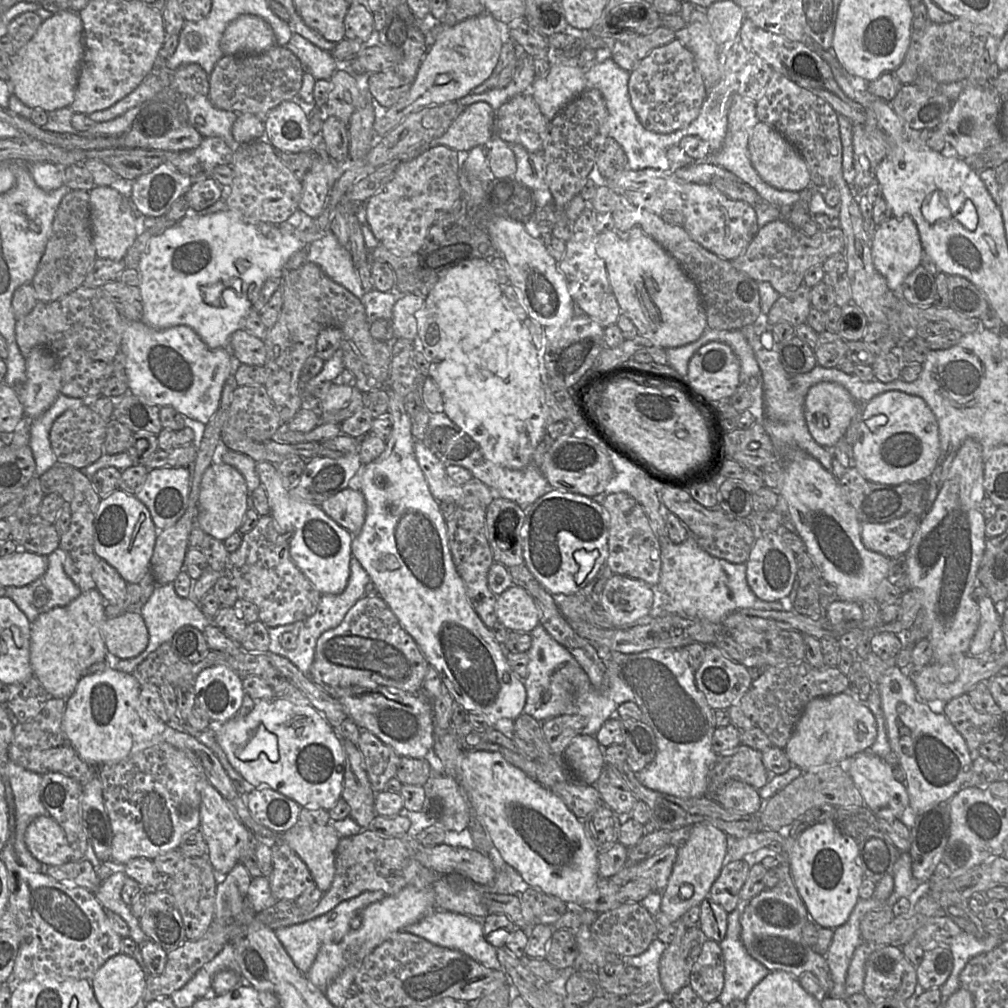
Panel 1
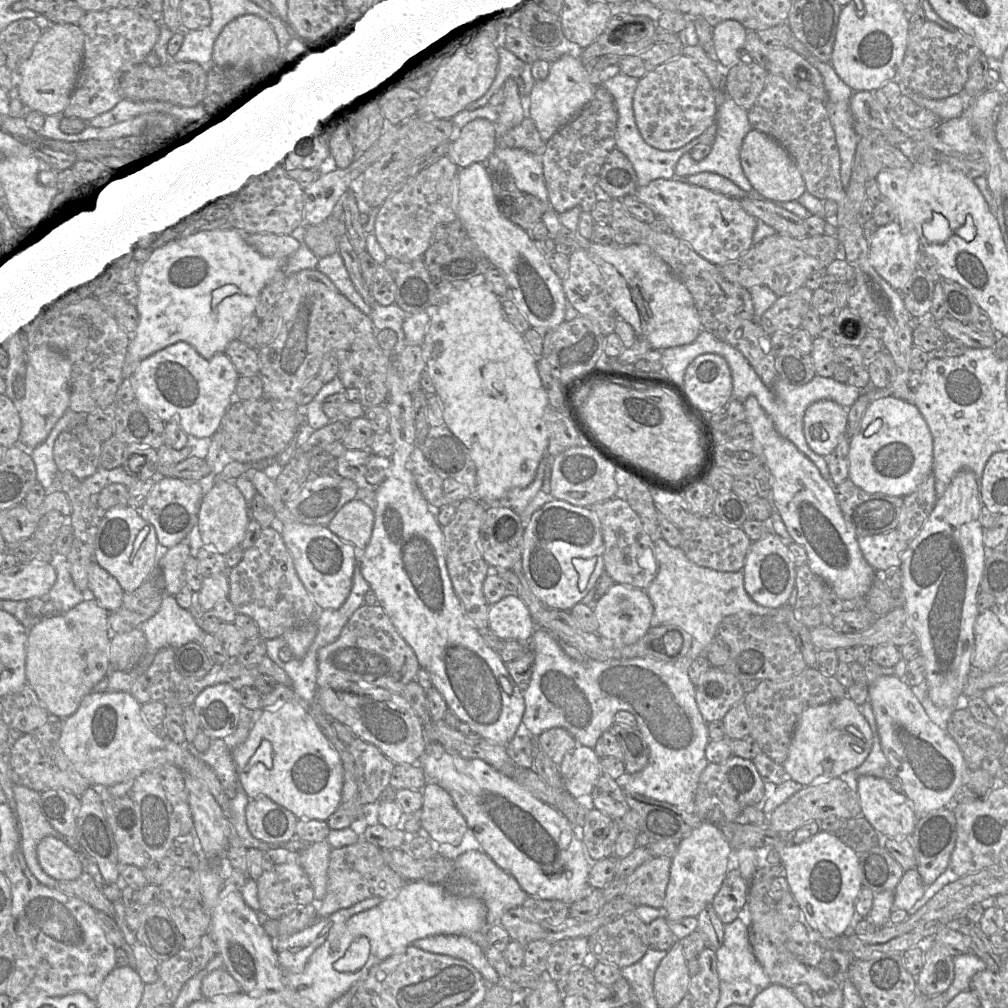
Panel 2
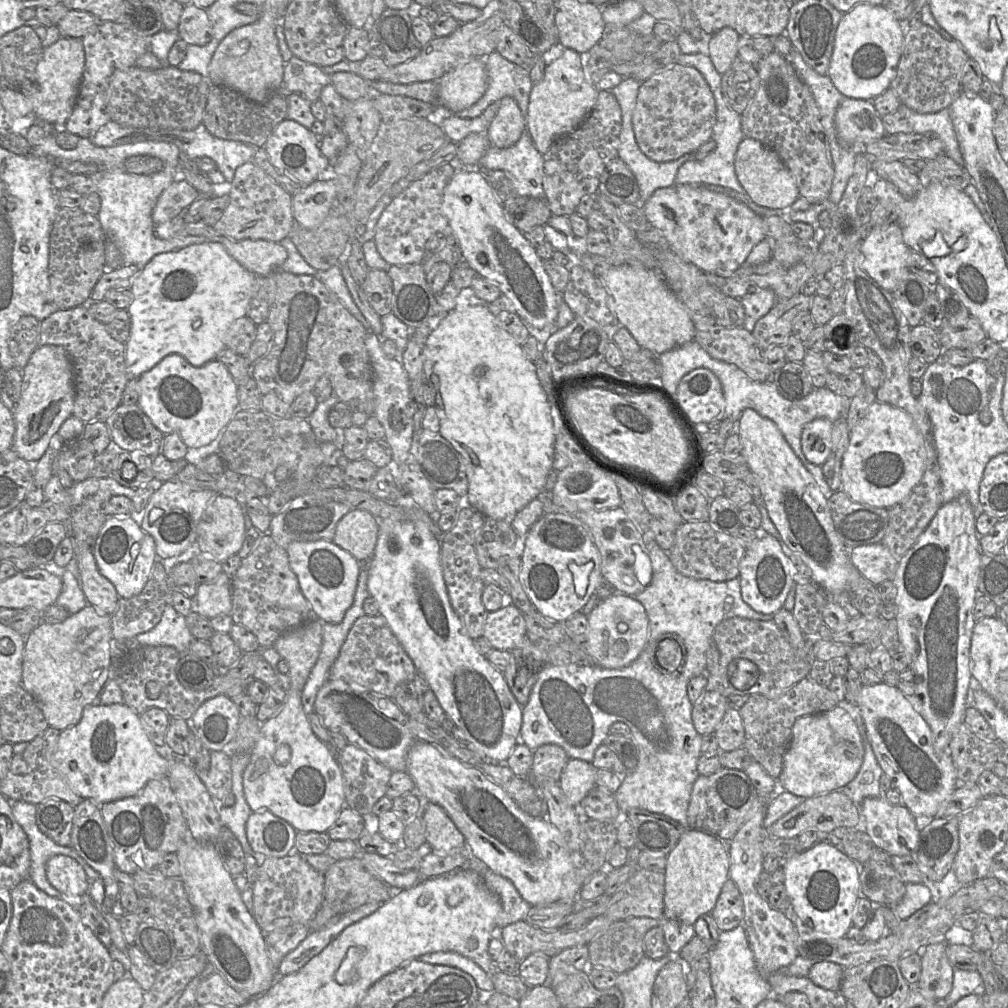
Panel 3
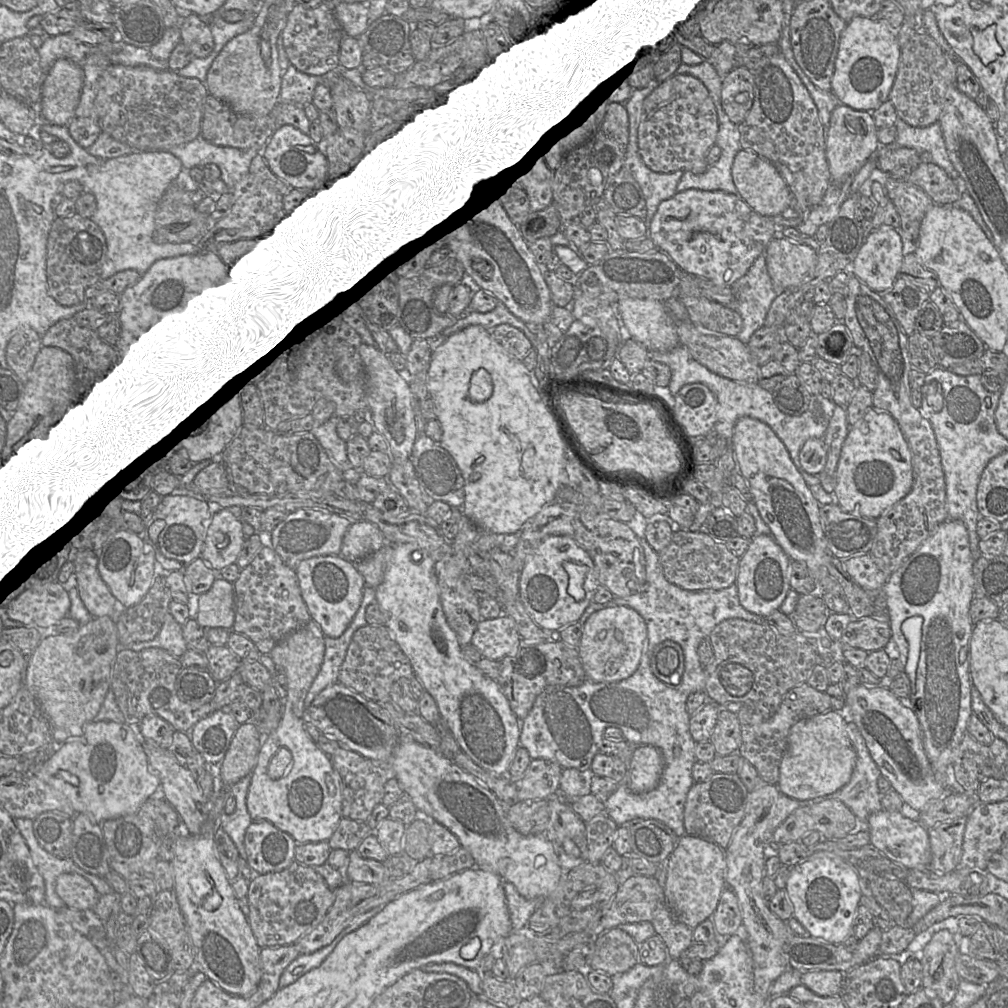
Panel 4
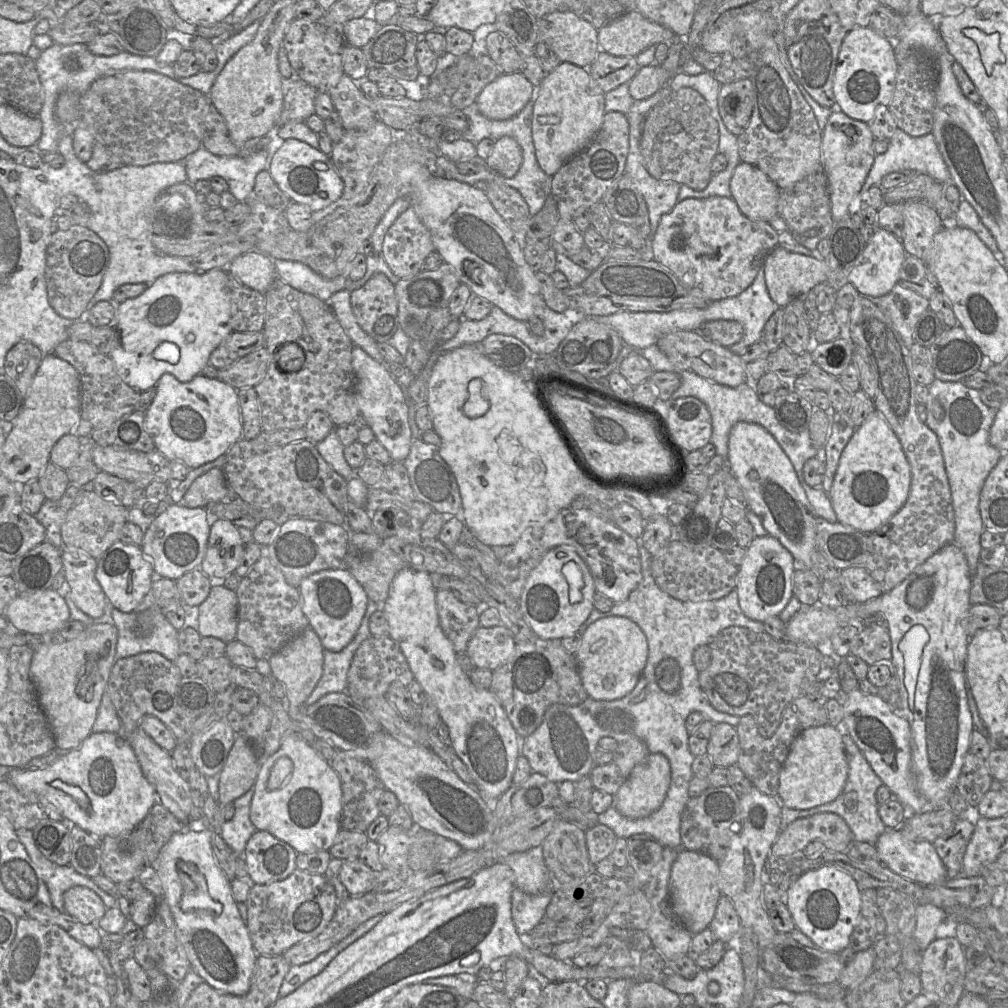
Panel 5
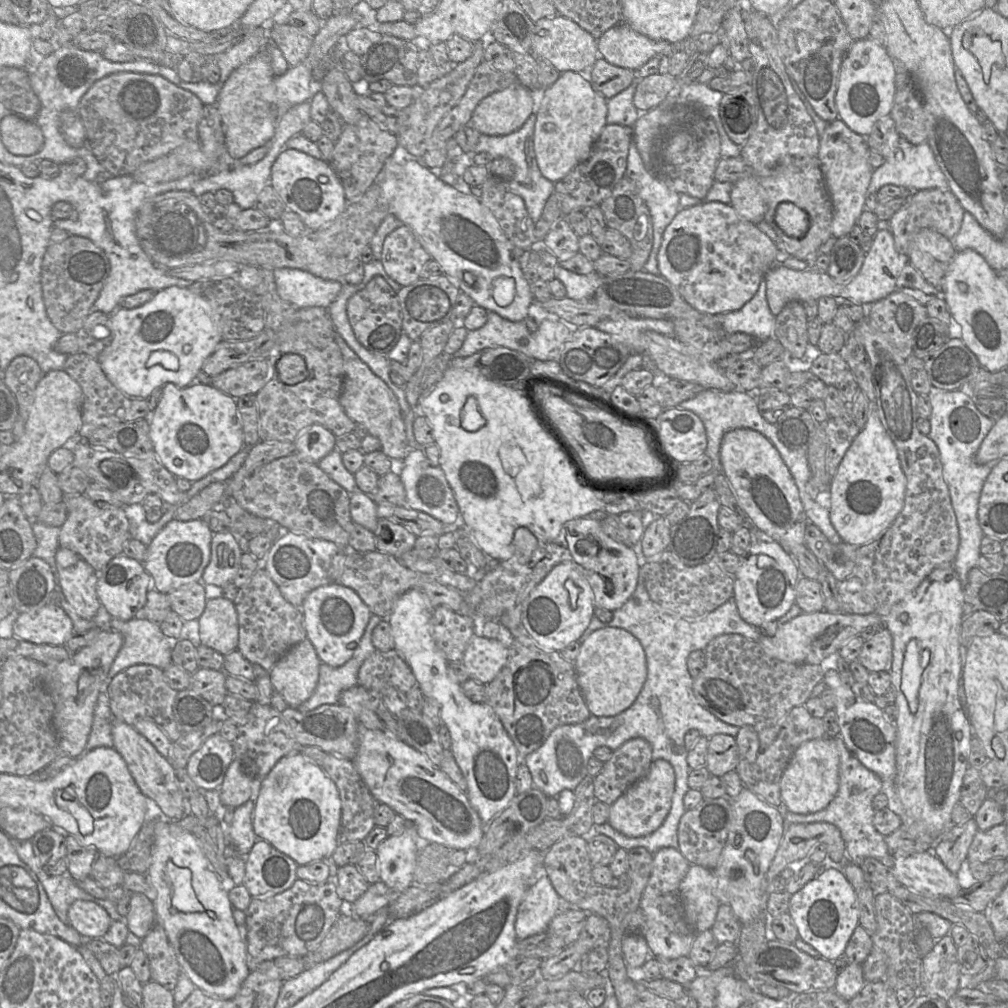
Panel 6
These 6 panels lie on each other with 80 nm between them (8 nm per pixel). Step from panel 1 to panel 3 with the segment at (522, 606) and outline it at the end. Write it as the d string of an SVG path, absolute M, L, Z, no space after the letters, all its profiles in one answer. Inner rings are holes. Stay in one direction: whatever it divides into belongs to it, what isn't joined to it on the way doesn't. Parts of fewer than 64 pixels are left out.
M513 603L488 612L483 636L494 649L512 651L522 646L528 641L524 614Z

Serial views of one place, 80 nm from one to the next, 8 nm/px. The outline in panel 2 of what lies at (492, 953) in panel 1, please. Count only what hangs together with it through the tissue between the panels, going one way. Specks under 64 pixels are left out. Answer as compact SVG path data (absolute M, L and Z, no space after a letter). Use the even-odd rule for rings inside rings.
M440 934L419 939L413 944L426 952L448 955L468 962L488 985L499 982L499 975L488 962L483 947L469 936Z

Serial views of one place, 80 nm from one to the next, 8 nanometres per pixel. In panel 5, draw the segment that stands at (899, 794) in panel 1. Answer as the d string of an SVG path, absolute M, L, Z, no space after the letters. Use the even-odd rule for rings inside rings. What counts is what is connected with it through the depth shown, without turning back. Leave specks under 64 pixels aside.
M886 829L874 846L880 861L909 881L934 887L948 879L942 860L929 842L908 841L899 829Z

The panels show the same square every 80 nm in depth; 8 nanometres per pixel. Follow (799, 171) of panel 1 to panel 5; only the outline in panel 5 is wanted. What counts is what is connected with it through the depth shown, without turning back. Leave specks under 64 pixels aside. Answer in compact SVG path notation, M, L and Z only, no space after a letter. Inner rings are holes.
M740 162L730 181L732 198L750 220L769 222L778 215L781 189L759 168Z

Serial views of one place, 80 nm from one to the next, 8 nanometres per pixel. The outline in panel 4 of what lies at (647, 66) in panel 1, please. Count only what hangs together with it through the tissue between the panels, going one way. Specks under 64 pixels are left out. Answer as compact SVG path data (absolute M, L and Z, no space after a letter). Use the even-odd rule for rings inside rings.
M674 74L644 99L638 127L638 148L644 163L654 172L690 171L701 174L708 168L706 154L716 144L717 111L705 85L689 74Z

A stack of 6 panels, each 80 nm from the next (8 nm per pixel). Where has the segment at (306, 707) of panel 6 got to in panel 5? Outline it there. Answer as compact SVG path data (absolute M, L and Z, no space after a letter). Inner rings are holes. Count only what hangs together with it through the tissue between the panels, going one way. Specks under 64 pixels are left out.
M369 600L361 626L351 643L339 652L324 650L323 672L321 678L304 703L304 707L312 705L328 693L347 690L347 675L351 661L360 644L370 637L369 619L377 609L377 604Z

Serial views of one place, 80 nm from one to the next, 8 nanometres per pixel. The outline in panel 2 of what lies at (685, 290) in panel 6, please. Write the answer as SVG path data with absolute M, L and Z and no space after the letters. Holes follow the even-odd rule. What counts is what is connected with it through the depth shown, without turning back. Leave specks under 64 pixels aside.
M674 178L653 180L633 195L665 219L670 231L697 254L719 267L737 260L753 246L757 219L744 210L741 200Z

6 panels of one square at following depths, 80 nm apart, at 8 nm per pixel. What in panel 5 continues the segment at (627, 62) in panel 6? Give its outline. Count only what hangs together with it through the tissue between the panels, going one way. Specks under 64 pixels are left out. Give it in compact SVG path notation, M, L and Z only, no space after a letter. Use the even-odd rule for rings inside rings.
M632 9L598 30L600 50L613 56L638 56L658 43L674 43L675 35Z

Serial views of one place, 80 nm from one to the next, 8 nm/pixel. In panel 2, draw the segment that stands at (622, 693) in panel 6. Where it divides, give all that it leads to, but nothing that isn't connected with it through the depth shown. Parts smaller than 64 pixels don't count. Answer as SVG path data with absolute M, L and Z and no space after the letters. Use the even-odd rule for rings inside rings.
M615 582L592 607L599 626L597 634L607 649L620 651L624 646L636 643L651 627L654 607L643 589Z

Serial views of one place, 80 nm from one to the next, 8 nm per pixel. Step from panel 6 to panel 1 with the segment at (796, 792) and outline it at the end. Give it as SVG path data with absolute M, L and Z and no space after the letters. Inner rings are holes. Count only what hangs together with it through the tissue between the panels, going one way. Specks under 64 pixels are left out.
M843 692L811 700L784 750L792 766L806 771L823 764L840 764L860 752L870 750L876 735L876 721L865 702L856 701L848 692Z

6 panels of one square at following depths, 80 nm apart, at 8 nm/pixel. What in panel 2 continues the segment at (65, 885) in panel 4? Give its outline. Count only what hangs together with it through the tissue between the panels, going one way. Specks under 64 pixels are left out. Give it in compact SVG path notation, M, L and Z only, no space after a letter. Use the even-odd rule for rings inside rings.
M59 835L44 837L37 846L42 869L56 880L75 880L82 872L82 864L74 850Z

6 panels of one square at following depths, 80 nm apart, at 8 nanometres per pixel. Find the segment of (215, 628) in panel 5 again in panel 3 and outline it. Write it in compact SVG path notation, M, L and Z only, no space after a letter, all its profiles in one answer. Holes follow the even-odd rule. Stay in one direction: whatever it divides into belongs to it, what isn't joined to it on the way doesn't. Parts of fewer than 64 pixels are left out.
M221 572L210 582L199 585L196 599L197 612L209 619L218 615L231 614L231 577Z

